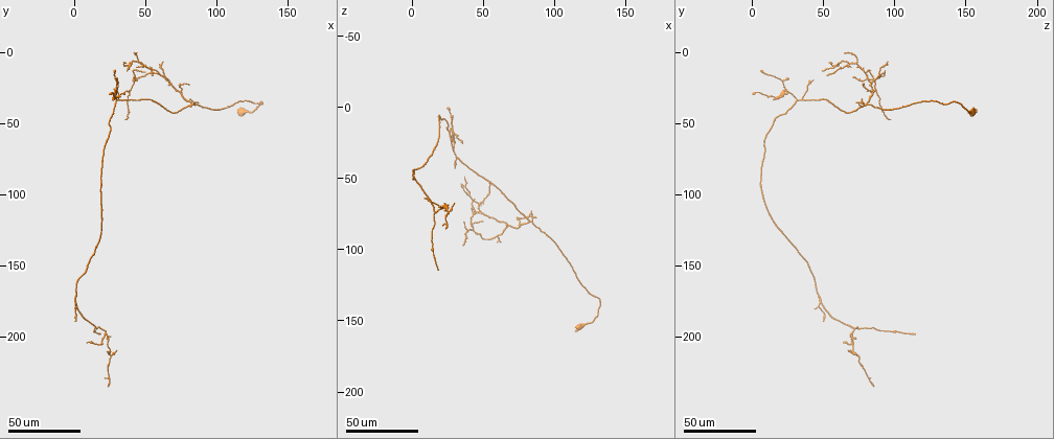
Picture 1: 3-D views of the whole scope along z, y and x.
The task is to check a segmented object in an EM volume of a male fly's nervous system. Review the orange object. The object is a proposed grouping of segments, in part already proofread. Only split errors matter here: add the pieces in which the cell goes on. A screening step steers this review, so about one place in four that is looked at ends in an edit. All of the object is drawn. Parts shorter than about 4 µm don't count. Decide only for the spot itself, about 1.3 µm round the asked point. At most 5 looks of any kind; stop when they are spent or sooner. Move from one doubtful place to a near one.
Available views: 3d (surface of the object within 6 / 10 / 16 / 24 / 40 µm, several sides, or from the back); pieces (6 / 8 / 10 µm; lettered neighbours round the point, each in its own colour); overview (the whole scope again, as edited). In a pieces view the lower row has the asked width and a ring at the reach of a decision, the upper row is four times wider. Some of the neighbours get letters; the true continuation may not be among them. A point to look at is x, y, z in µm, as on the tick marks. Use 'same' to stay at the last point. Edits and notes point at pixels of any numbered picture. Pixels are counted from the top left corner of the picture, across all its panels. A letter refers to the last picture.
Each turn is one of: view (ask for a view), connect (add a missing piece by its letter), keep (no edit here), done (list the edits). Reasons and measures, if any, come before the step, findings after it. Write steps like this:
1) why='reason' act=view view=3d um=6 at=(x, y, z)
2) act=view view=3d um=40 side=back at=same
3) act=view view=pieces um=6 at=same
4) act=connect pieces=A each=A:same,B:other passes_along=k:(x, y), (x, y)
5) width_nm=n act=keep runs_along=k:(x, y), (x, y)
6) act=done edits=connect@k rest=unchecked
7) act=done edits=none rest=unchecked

act=view view=3d um=24 at=(18, 198, 114)

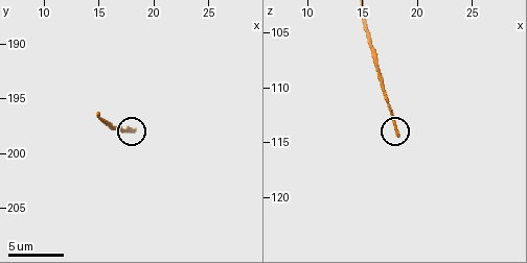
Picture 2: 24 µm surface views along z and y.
act=view view=pieces um=8 at=(18.0, 197.8, 114.0)

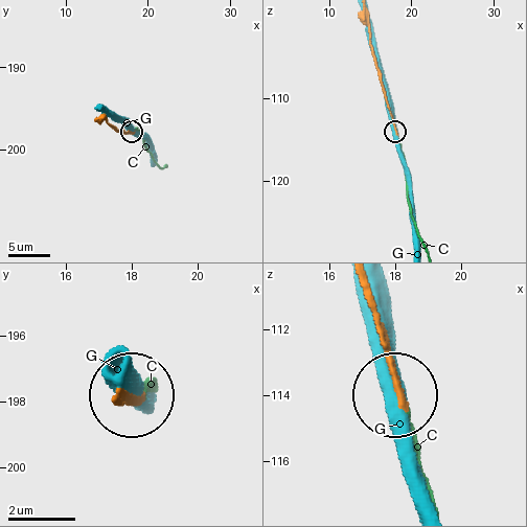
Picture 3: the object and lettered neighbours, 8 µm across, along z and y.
width_nm=220 act=connect pieces=C each=C:same,G:other found='the cell continues'

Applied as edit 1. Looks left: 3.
act=view view=overview

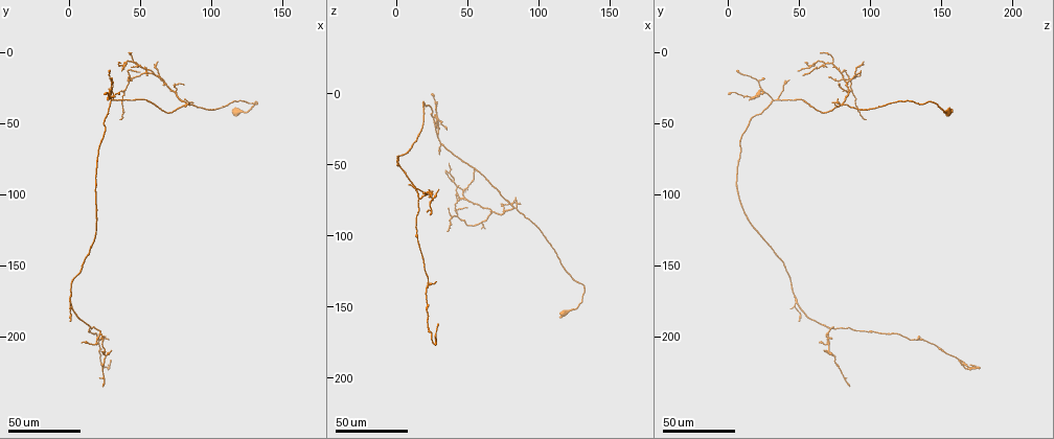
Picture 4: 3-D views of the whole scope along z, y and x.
why='tapers out' act=view view=3d um=40 at=(28, 202, 134)

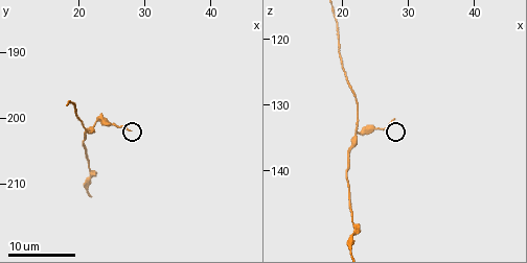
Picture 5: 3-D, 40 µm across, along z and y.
why='see the neighbours' act=view view=pieces um=8 at=(27.5, 201.5, 132.5)

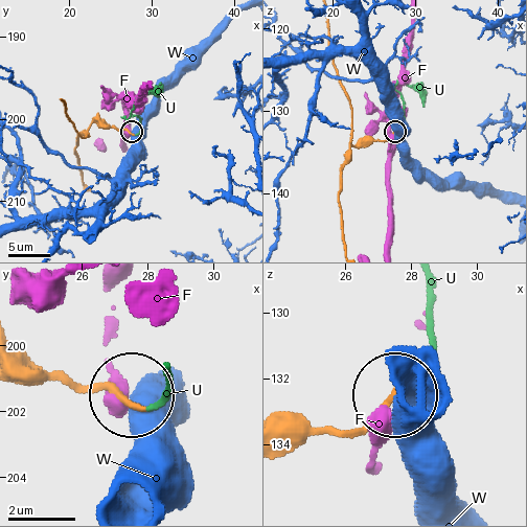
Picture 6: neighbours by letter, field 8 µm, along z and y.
act=connect pieces=U each=F:other,U:same,W:other passes_along=6:(54, 372), (142, 407), (164, 395), (169, 372) found='it goes on there'

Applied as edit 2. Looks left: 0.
act=done edits=connect@3,connect@6 rest=unchecked

